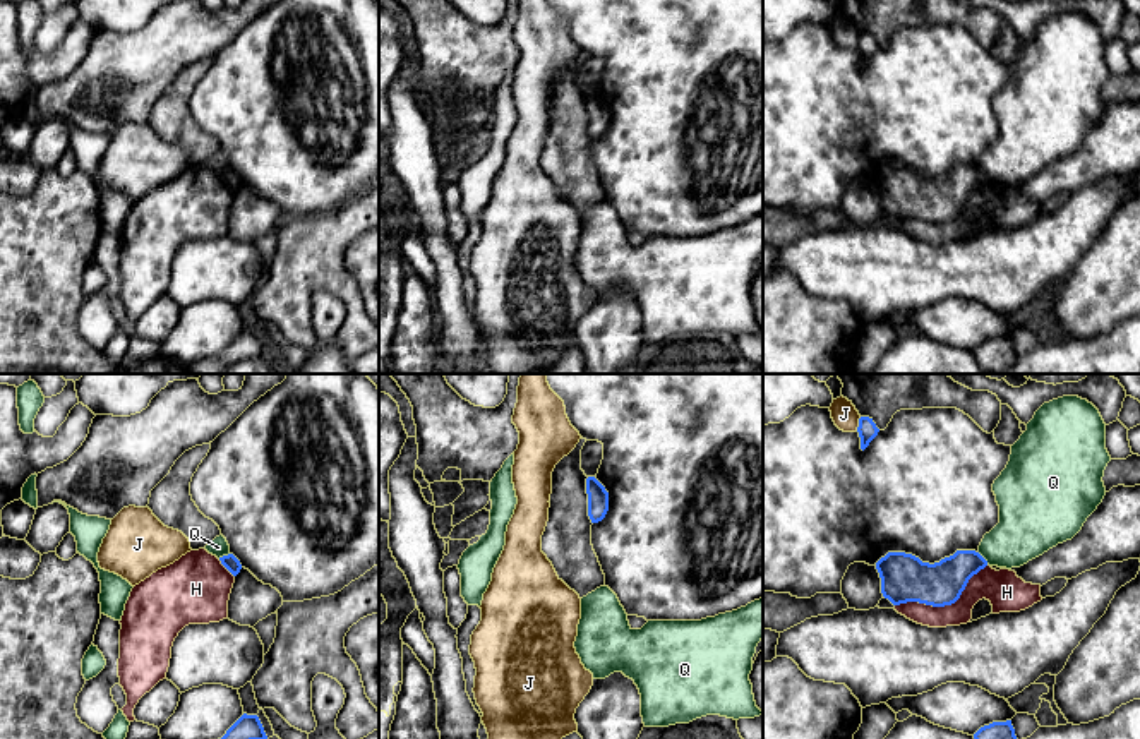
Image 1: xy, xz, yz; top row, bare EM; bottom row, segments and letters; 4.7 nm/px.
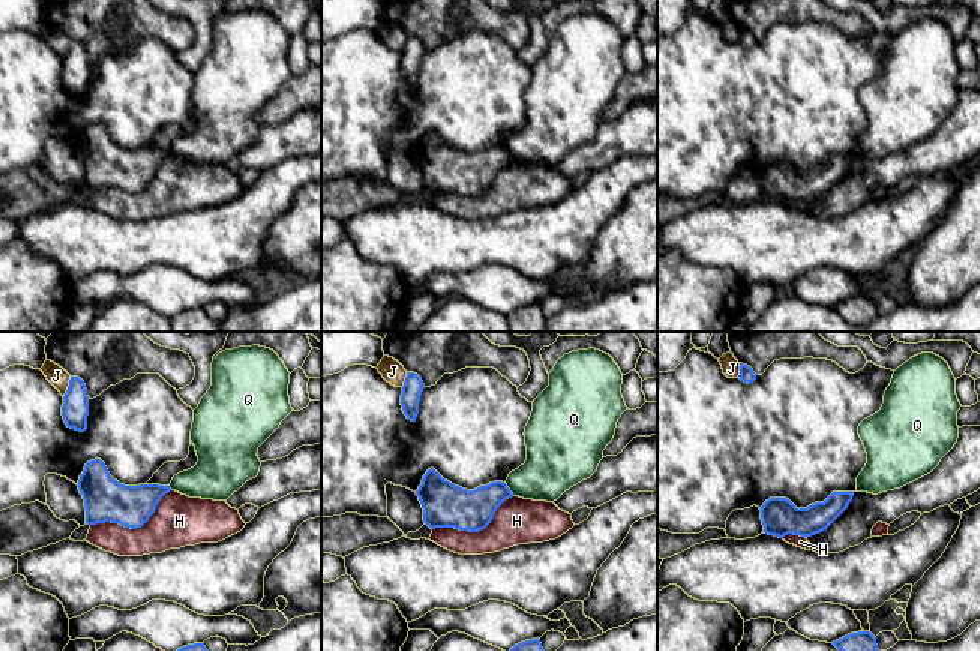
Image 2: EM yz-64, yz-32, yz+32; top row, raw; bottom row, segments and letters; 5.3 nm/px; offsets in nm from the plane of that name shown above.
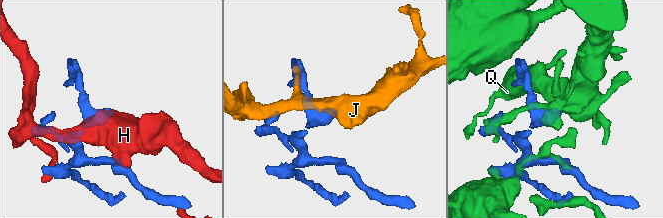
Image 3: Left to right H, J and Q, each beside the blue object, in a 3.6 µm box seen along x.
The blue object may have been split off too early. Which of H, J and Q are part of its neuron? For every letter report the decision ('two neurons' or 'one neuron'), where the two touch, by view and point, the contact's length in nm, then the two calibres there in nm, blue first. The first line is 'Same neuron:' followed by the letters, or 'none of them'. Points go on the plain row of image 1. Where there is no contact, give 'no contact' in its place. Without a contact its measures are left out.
Same neuron: none of them
H: two neurons | yz (945, 220) | 480 nm | 220/150 nm
J: two neurons | yz (859, 40) | 70 nm | 90/120 nm
Q: two neurons | yz (983, 174) | 80 nm | 200/280 nm

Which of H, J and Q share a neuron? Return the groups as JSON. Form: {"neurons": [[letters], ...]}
{"neurons": [["H"], ["J"], ["Q"]]}

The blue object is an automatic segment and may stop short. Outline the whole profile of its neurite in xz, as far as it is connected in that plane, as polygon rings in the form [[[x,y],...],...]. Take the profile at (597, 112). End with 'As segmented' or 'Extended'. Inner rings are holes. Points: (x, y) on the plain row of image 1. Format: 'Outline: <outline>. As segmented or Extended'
Outline: [[[588,93],[586,110],[588,110],[588,132],[591,139],[598,139],[605,134],[609,127],[609,108],[595,93]]]. As segmented

